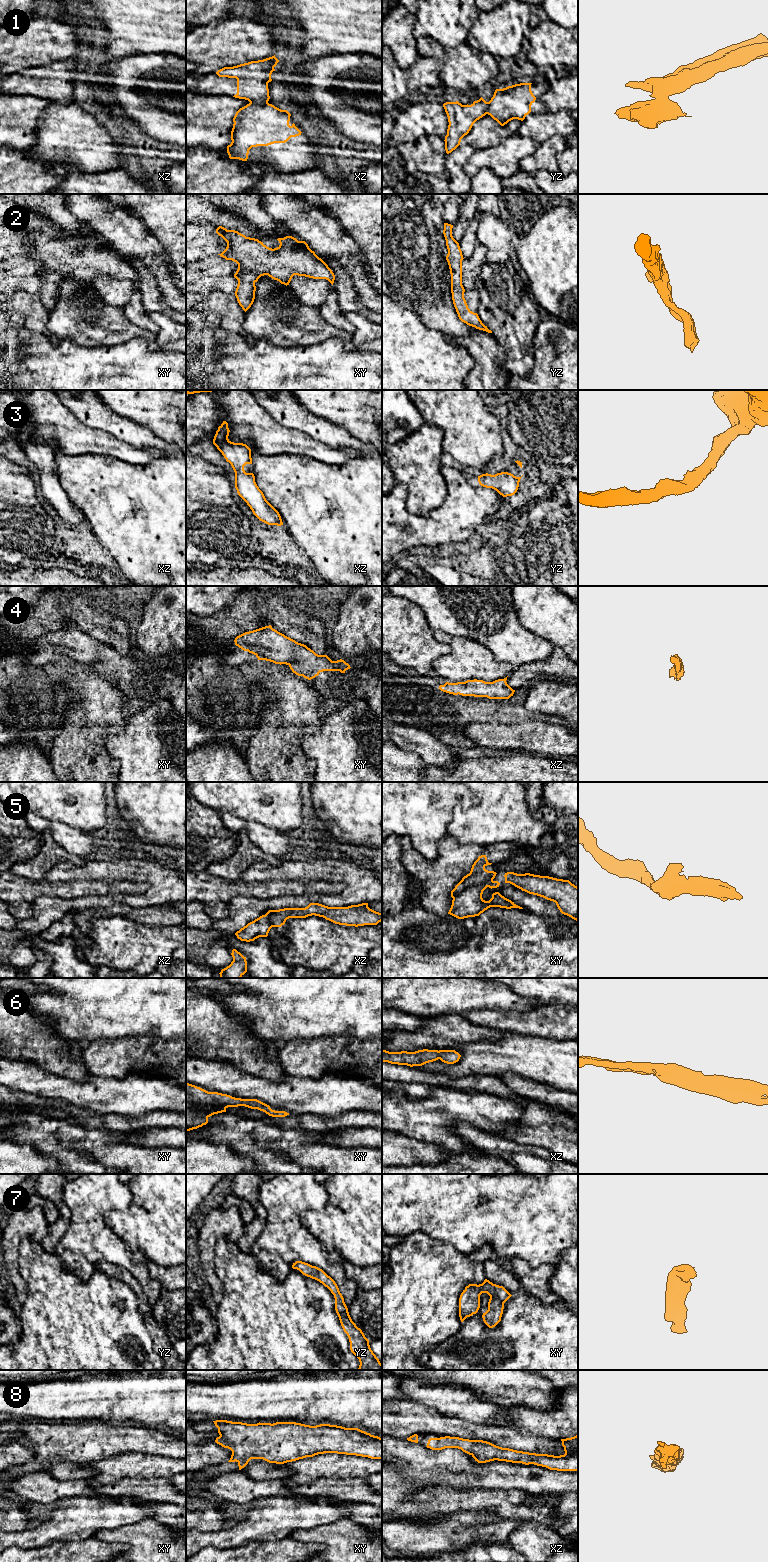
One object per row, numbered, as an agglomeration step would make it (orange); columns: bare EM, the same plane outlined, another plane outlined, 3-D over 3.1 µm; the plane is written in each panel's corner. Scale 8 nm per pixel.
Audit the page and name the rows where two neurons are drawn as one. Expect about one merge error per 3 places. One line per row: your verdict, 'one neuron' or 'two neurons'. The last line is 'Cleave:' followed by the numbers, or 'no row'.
1: two neurons
2: one neuron
3: one neuron
4: one neuron
5: two neurons
6: one neuron
7: one neuron
8: one neuron
Cleave: 1, 5

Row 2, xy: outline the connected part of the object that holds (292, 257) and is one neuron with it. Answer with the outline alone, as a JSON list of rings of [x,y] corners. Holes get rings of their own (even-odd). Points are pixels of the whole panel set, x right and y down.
[[[222,226],[216,229],[216,233],[227,242],[226,249],[218,255],[238,264],[234,274],[238,280],[235,296],[245,312],[254,302],[255,283],[264,275],[286,286],[294,275],[326,279],[332,285],[334,283],[335,275],[332,270],[305,241],[286,236],[278,238],[280,245],[272,249],[258,239]]]

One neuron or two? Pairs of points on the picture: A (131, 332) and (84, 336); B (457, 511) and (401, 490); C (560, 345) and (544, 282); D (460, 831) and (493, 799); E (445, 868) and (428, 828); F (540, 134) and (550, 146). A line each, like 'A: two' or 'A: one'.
A: one
B: one
C: two
D: one
E: two
F: two

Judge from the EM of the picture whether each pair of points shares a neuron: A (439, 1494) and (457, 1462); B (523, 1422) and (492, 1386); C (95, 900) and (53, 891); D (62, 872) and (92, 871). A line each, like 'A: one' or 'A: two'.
A: two
B: two
C: two
D: one

